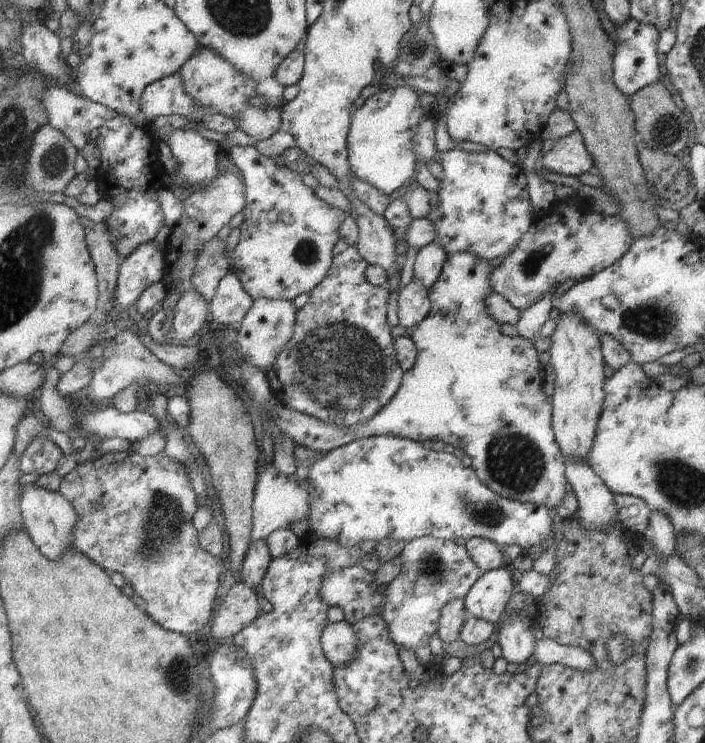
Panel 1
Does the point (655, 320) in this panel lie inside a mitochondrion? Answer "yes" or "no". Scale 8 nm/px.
yes

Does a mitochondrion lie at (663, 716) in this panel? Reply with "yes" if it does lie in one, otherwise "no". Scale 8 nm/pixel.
no

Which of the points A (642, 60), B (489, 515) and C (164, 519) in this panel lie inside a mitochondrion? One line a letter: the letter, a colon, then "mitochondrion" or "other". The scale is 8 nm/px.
A: other
B: mitochondrion
C: mitochondrion

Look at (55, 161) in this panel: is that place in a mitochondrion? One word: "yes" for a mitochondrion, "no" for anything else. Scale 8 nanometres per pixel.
yes

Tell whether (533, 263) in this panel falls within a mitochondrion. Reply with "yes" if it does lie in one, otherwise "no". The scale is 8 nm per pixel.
yes

